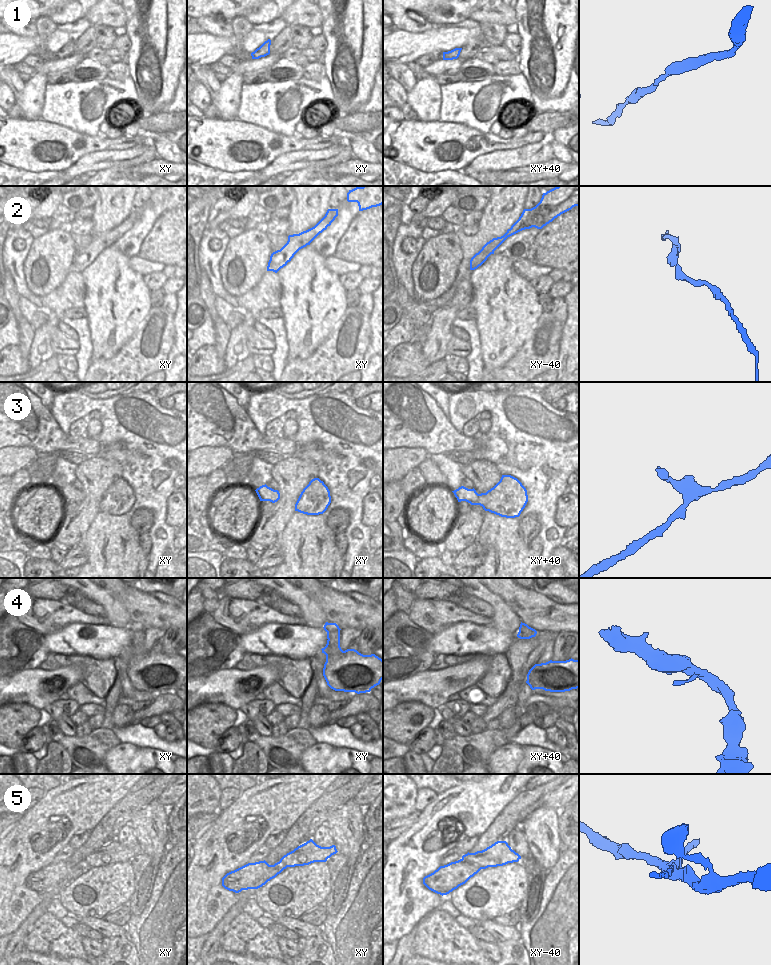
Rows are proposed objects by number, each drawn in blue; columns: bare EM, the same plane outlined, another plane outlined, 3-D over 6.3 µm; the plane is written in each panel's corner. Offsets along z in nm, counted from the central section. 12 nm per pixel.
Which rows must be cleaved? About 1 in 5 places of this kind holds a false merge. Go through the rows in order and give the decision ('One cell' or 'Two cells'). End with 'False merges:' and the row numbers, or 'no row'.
1: One cell
2: One cell
3: One cell
4: One cell
5: Two cells
False merges: 5.

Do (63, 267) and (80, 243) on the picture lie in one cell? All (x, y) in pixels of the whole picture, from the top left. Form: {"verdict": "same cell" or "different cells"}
{"verdict": "different cells"}

